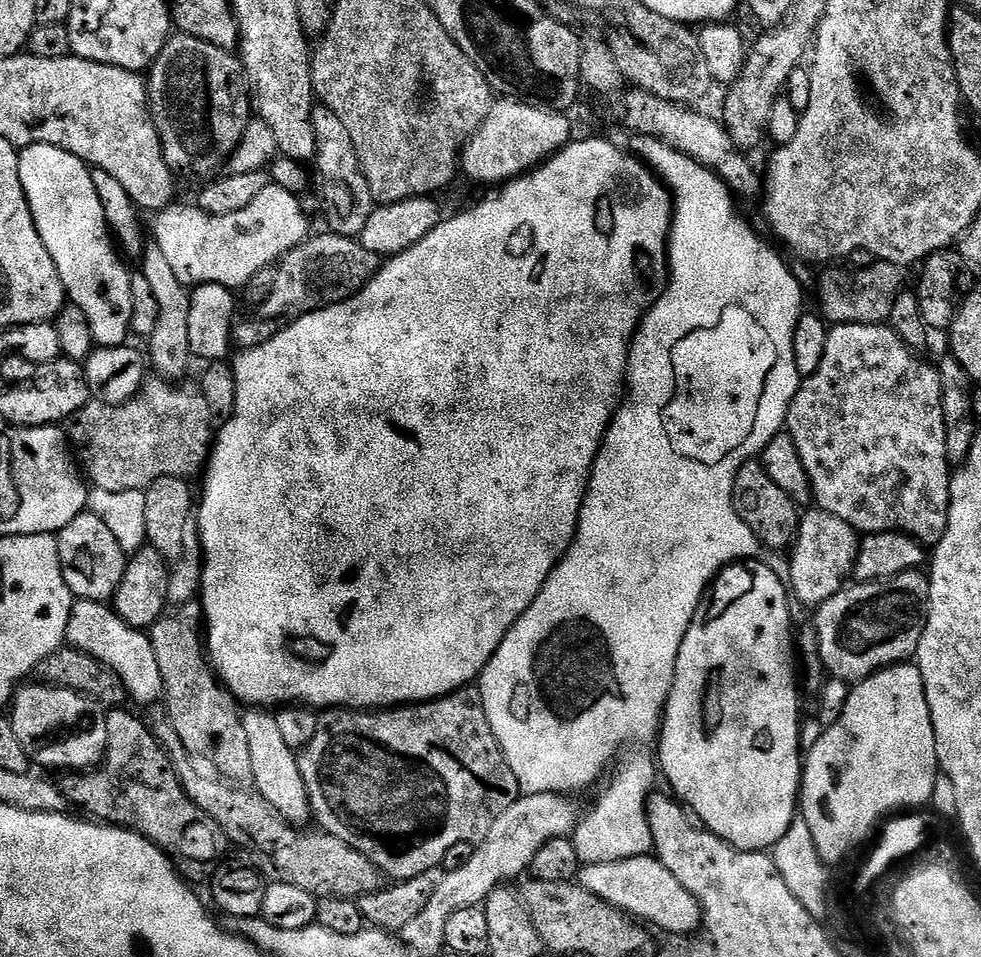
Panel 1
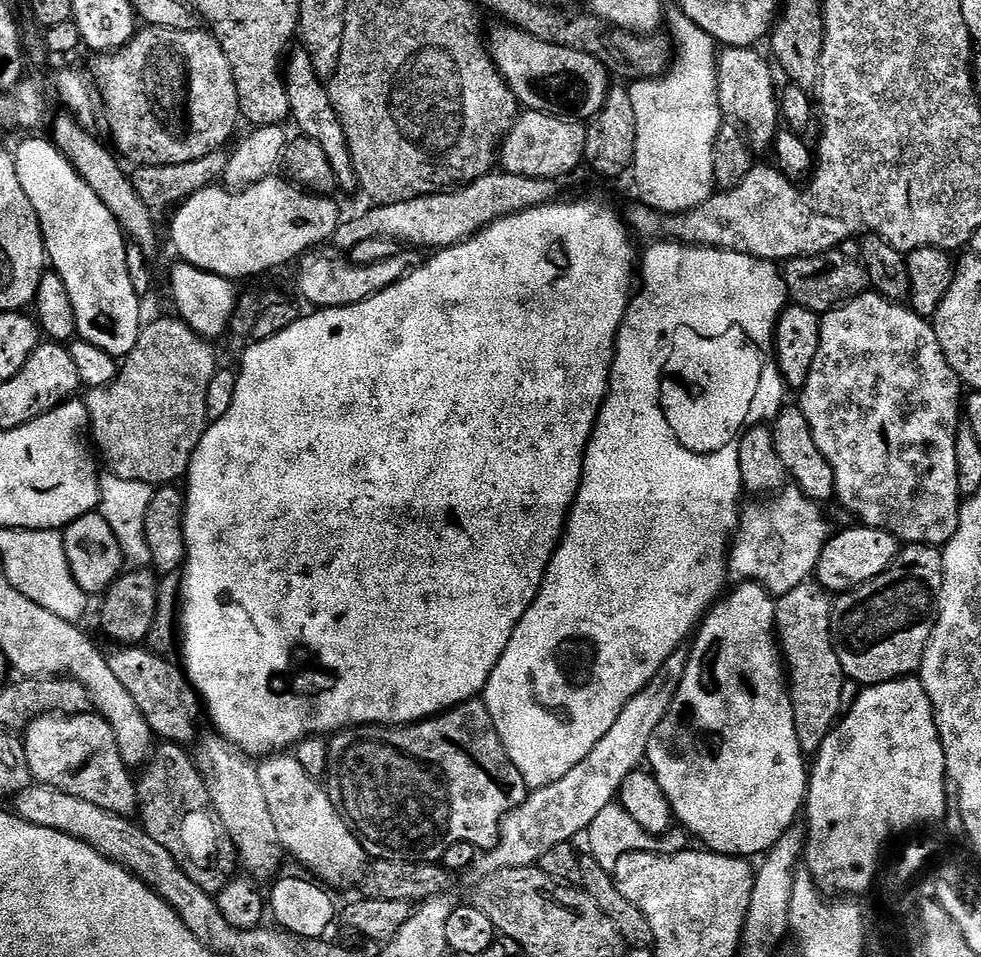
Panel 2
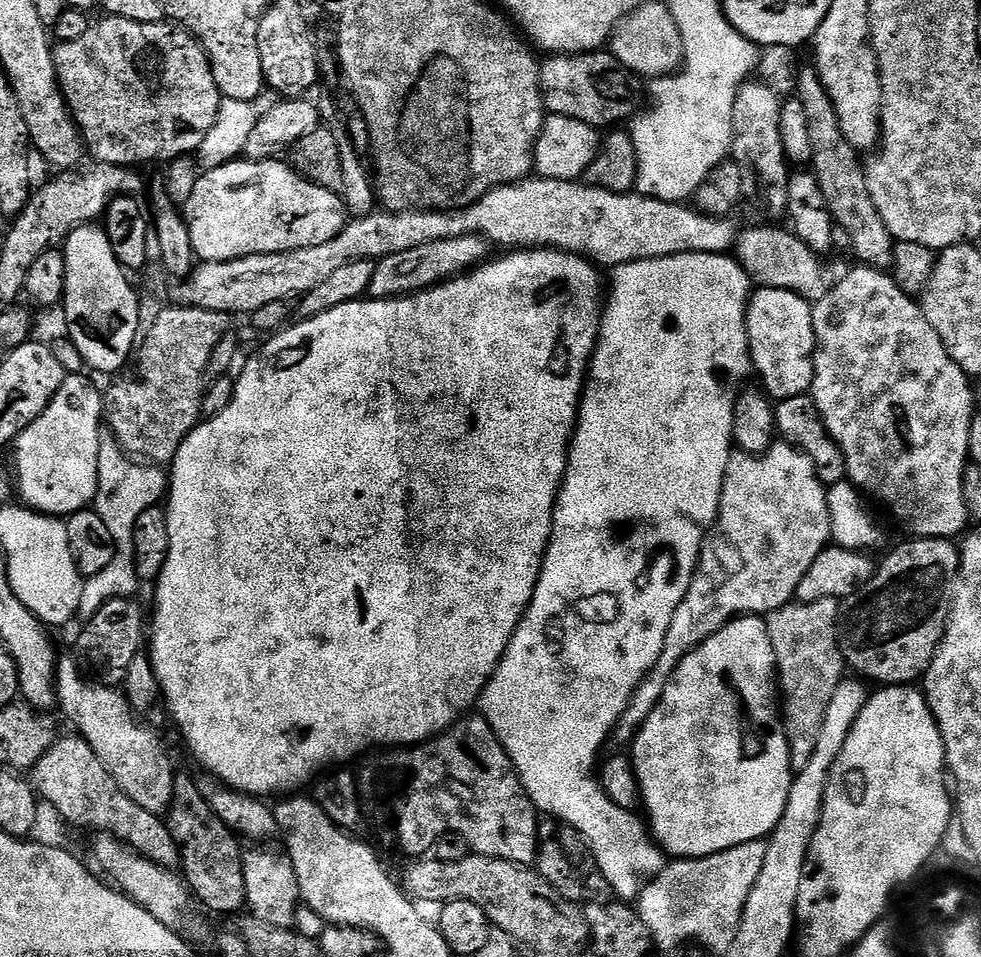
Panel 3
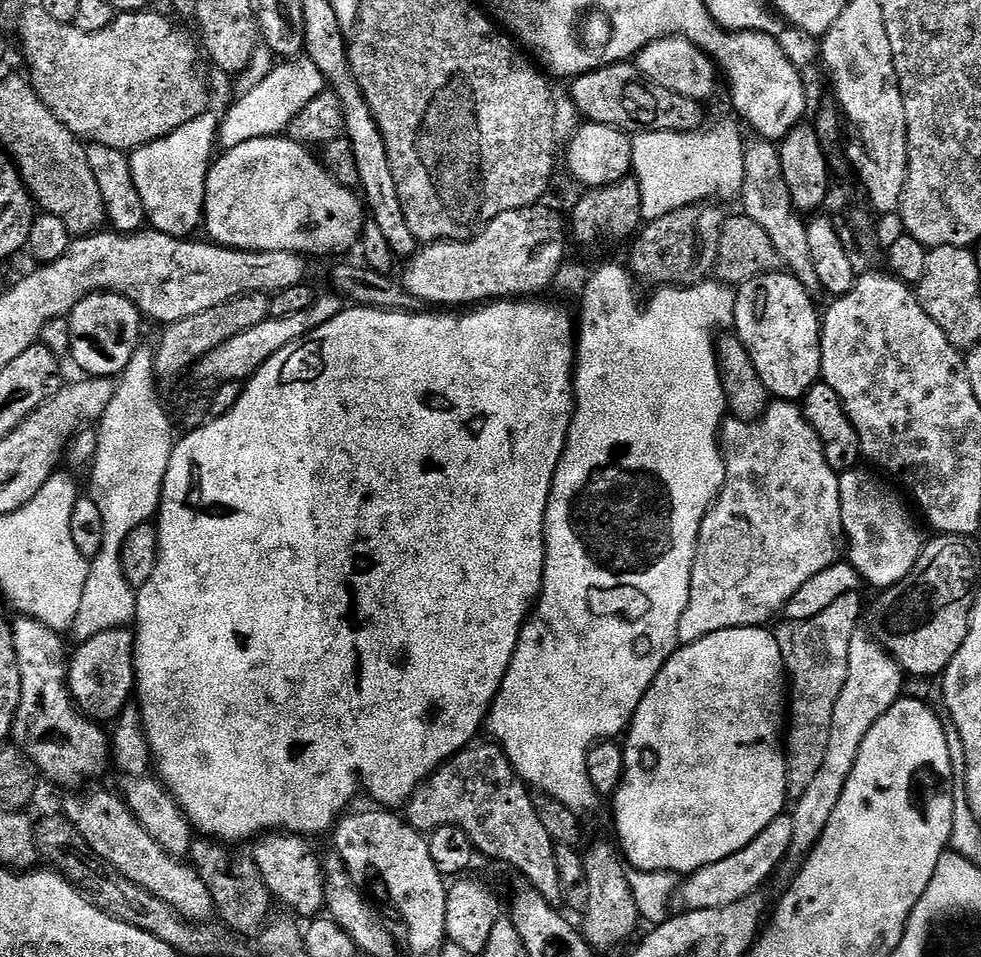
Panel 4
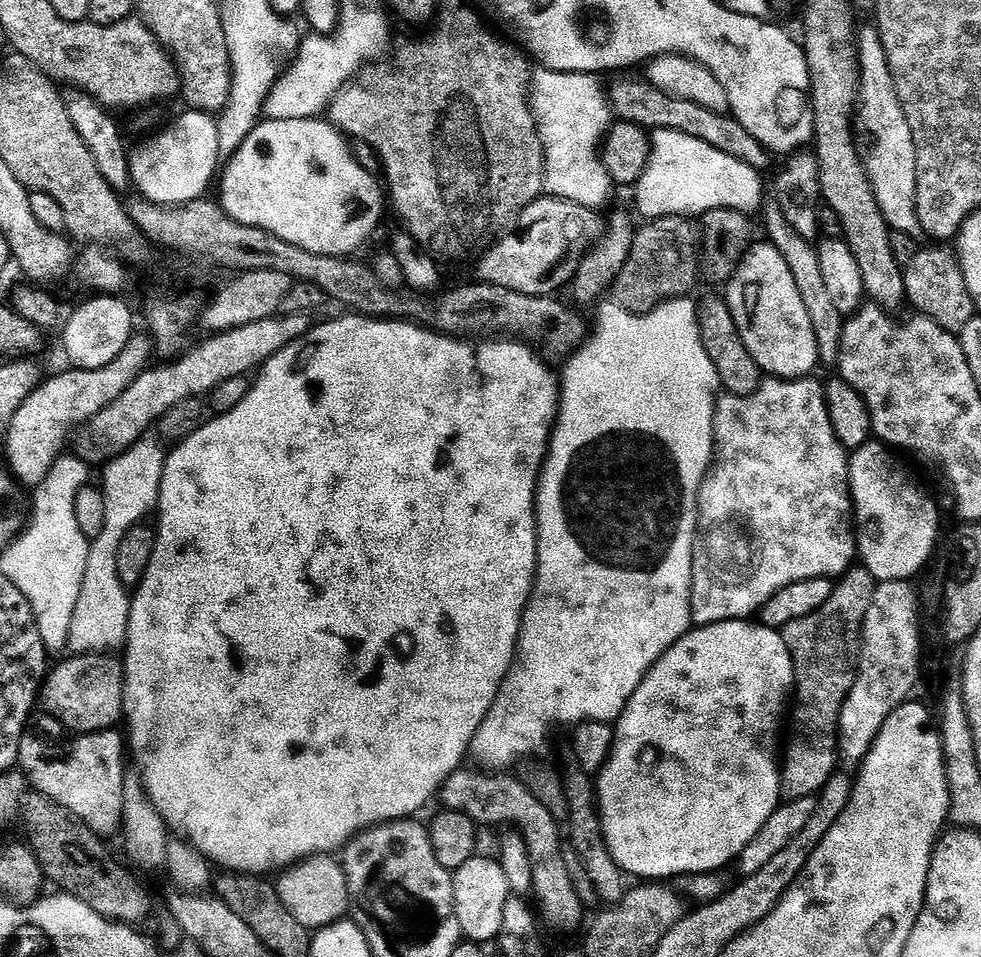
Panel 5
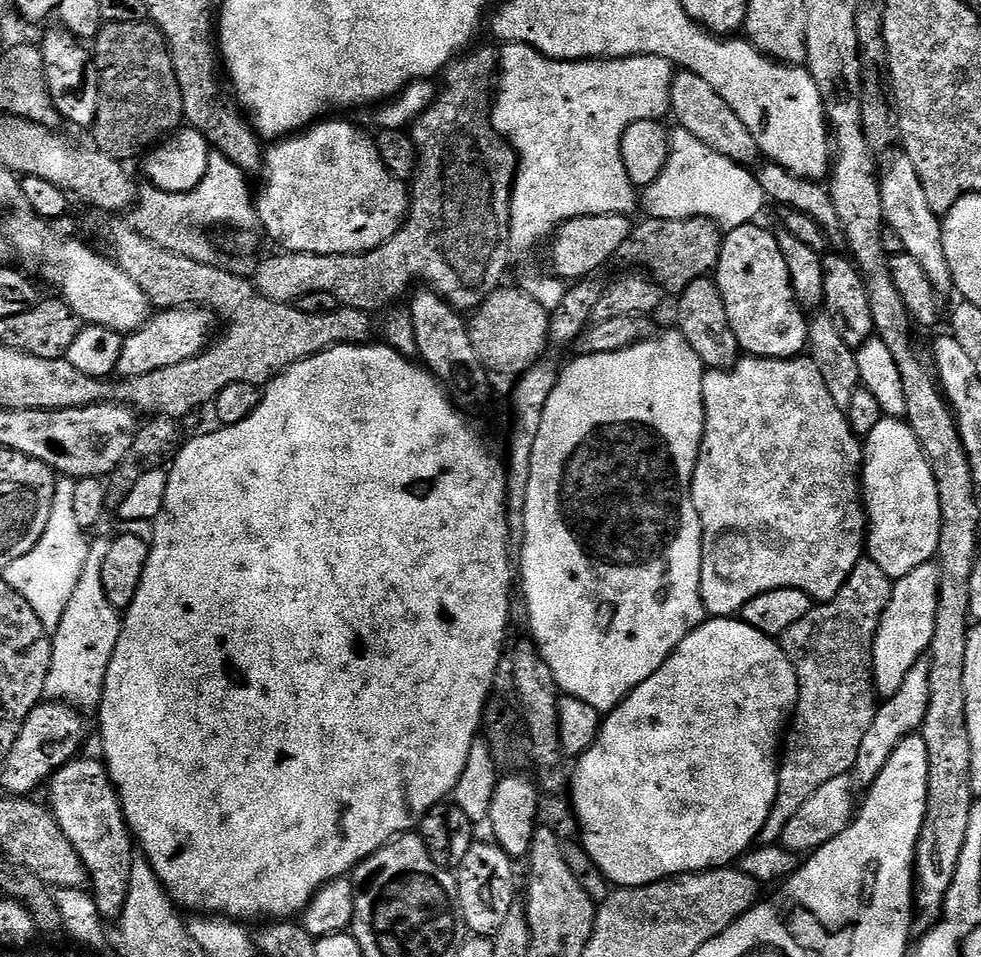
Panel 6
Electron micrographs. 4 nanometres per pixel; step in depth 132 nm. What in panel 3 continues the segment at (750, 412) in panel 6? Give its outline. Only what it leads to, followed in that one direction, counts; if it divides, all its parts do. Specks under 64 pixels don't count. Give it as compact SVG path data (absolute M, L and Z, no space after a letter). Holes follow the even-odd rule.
M777 442L760 456L733 451L722 488L720 515L716 517L716 523L712 525L712 531L704 541L704 547L700 549L700 566L696 570L696 576L692 579L686 598L682 600L682 606L678 606L678 610L674 612L674 622L670 622L670 630L666 632L666 642L662 646L658 662L644 675L644 681L636 687L628 709L620 716L620 722L614 729L615 739L620 739L624 746L631 745L646 718L650 718L650 714L666 694L666 686L686 654L702 646L702 642L718 634L718 630L725 628L738 616L764 618L769 612L793 603L798 582L806 578L806 570L814 566L814 558L818 558L818 554L829 547L831 540L828 488L818 478L814 462L802 449L787 442Z

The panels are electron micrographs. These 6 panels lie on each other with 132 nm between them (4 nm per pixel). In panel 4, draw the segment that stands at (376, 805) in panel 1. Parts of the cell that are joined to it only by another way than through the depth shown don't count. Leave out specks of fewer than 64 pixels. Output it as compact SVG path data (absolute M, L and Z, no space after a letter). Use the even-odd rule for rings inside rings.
M477 738L431 772L408 799L406 819L418 831L430 834L442 826L458 826L470 834L481 857L501 860L521 872L523 879L554 906L562 901L558 882L556 845L534 810L533 793L512 769L499 744Z

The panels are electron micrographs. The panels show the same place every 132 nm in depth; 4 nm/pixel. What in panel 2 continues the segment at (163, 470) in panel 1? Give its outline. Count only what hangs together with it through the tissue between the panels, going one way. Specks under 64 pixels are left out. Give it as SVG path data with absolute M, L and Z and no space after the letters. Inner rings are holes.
M180 318L145 323L130 354L120 364L120 373L105 388L87 389L83 397L88 408L90 440L109 473L130 482L146 482L153 486L172 486L188 475L198 442L208 429L206 390L214 378L218 361L213 346Z

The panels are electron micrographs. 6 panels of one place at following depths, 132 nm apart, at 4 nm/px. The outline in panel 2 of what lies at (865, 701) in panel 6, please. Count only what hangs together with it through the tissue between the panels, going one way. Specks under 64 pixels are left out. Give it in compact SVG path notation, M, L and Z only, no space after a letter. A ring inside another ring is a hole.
M805 582L794 586L785 596L776 600L776 634L778 647L786 665L786 676L790 681L792 709L794 710L794 730L798 730L798 746L806 754L819 752L822 742L832 733L841 715L840 703L844 700L844 684L846 677L842 670L842 662L838 662L838 654L832 641L832 606L834 600L821 584Z

